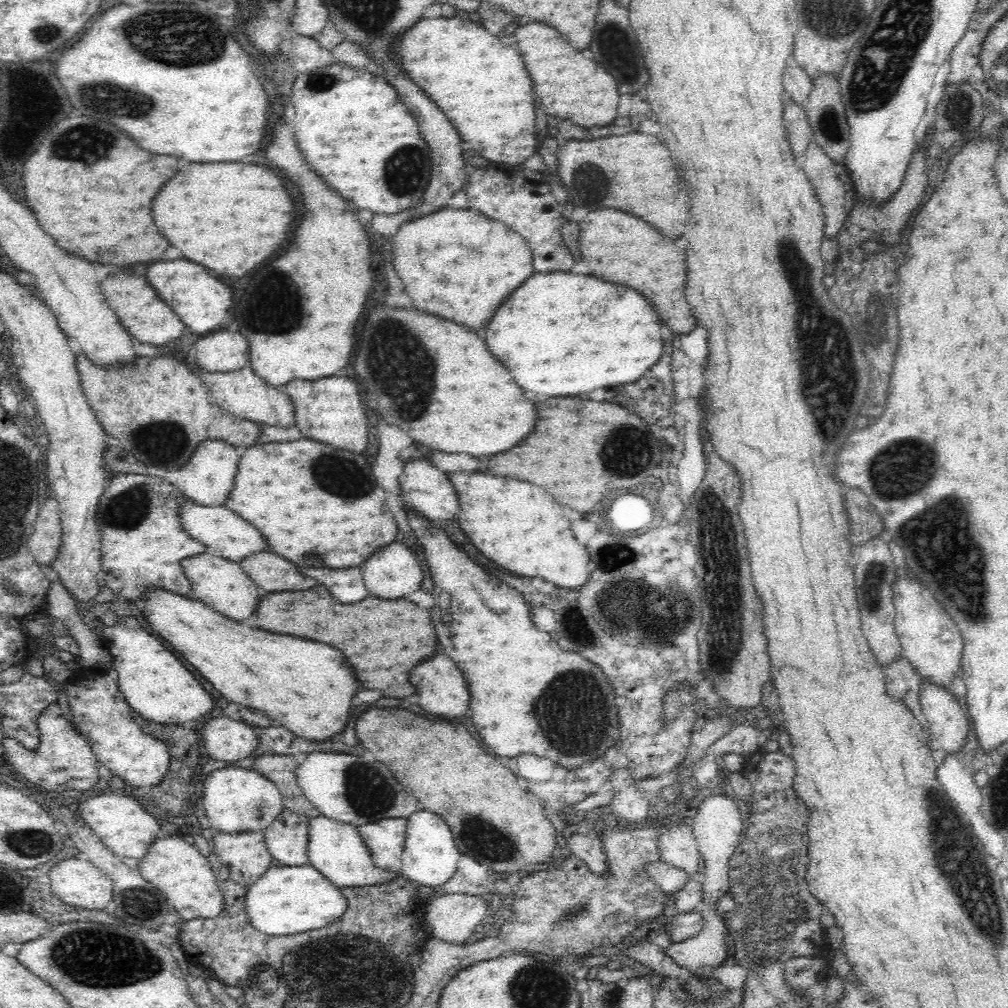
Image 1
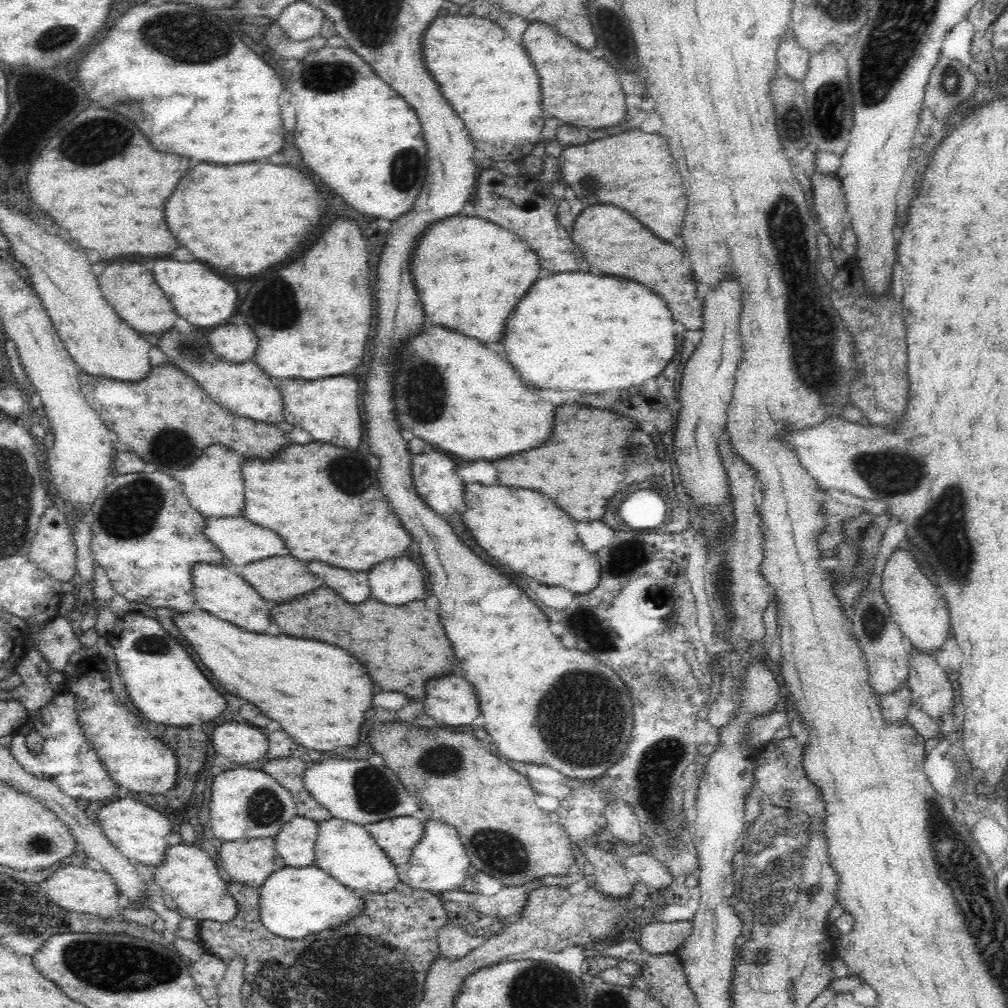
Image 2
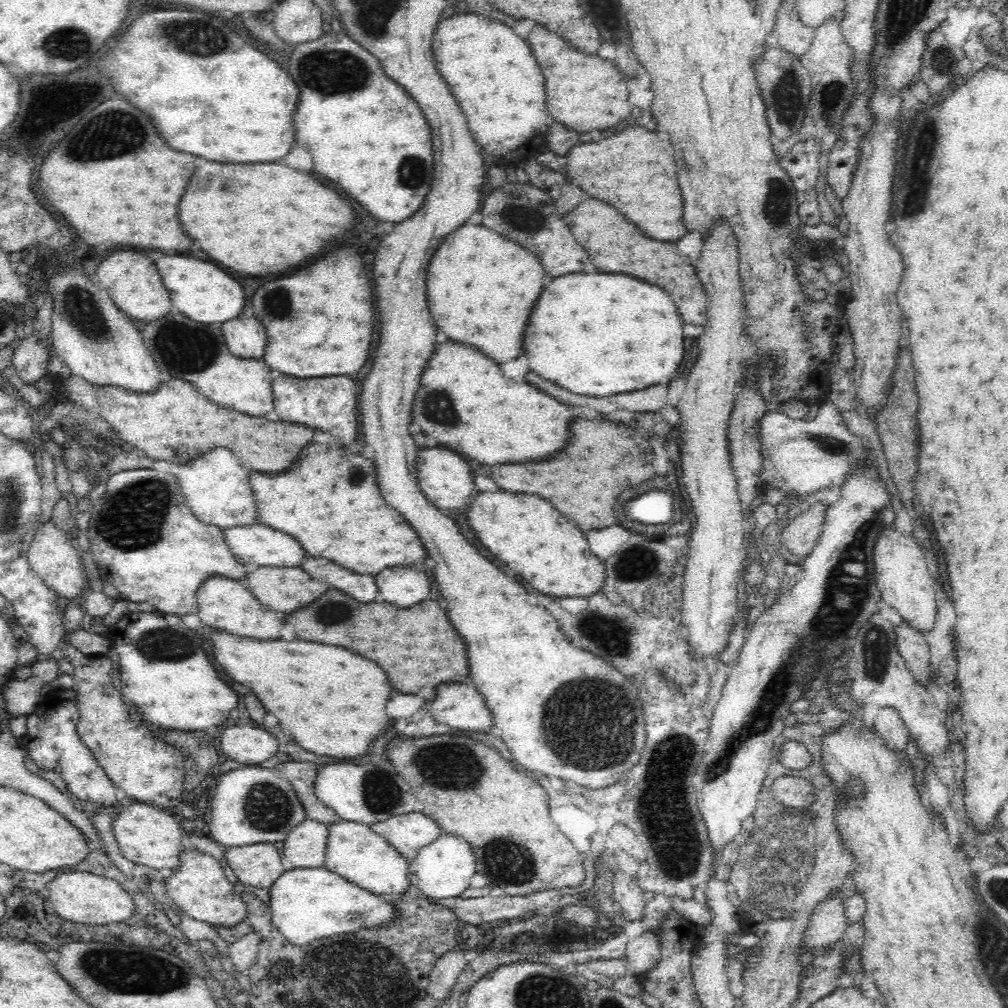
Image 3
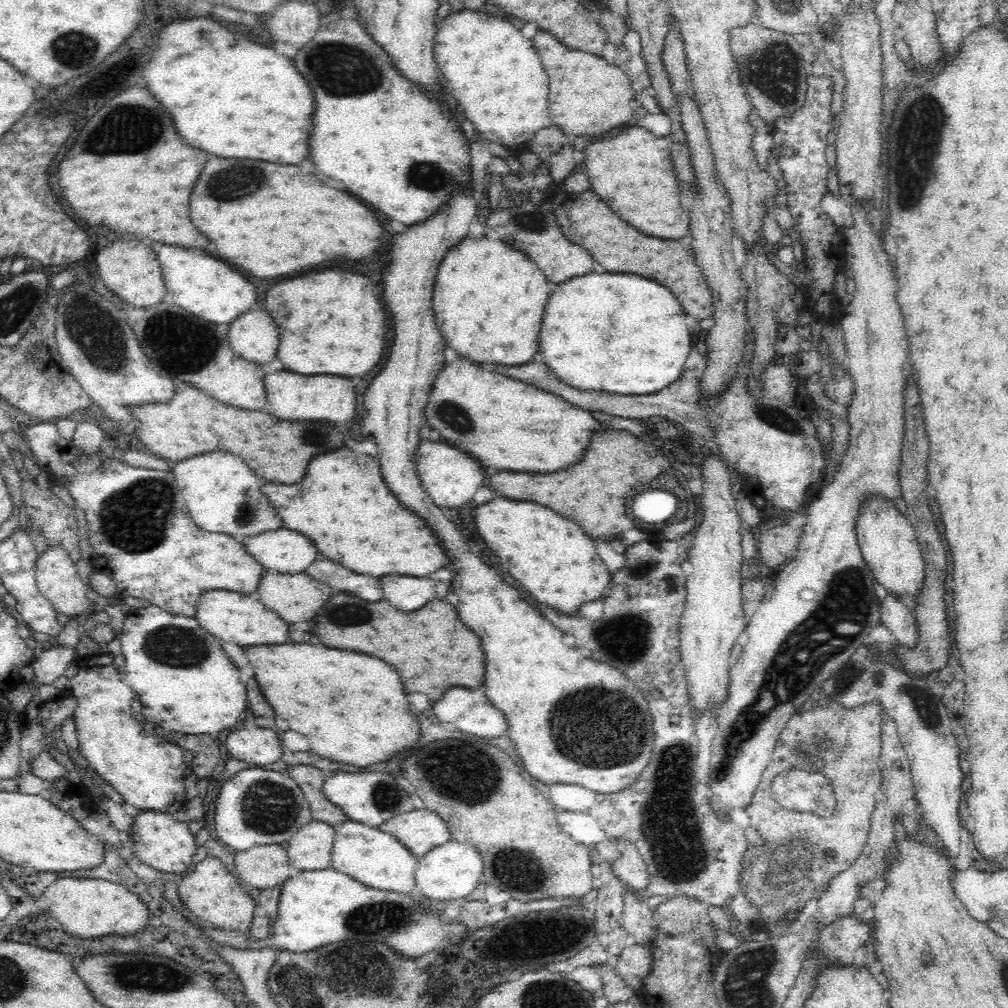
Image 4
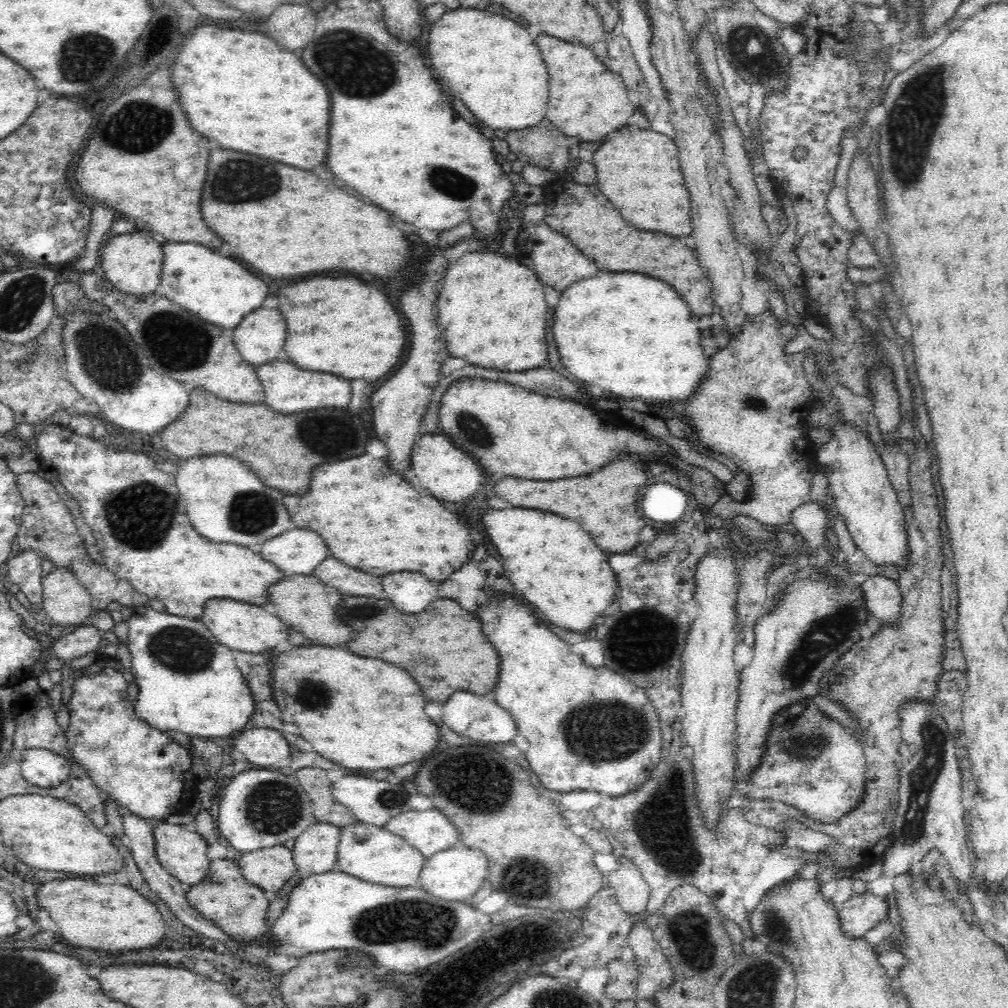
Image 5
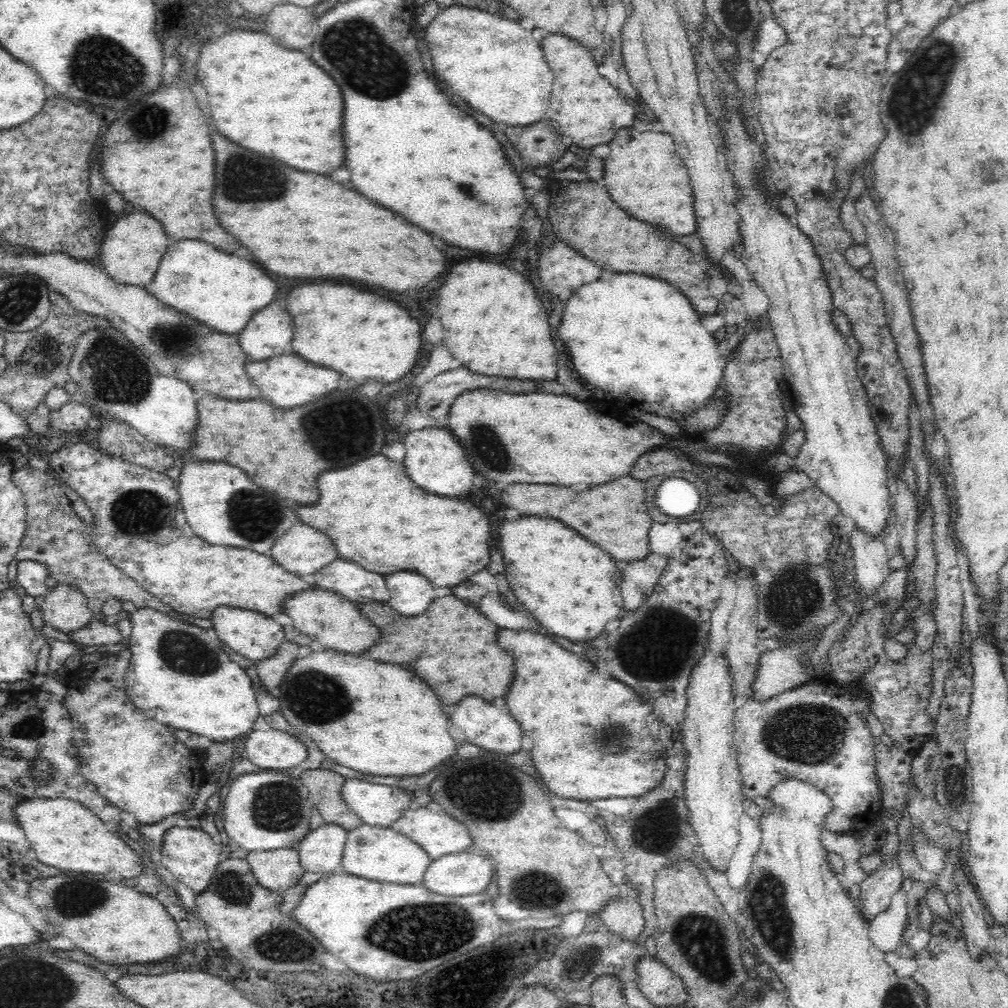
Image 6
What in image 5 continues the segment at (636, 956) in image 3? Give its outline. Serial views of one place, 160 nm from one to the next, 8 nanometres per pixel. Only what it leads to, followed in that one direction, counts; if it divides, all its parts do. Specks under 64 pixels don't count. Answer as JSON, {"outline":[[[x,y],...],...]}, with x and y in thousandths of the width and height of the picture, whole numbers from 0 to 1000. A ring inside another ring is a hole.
{"outline":[[[611,950],[602,956],[604,973],[600,982],[602,989],[607,992],[625,991],[634,973],[634,964],[630,951],[619,953]]]}

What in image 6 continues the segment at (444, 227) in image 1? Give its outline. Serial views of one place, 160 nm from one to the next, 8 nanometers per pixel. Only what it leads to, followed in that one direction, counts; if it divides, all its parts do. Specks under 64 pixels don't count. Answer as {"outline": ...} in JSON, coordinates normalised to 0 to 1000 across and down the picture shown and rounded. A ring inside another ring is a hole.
{"outline":[[[478,258],[452,262],[437,286],[435,312],[442,345],[466,369],[550,379],[554,359],[548,337],[551,330],[546,329],[544,312],[528,282],[516,270]]]}

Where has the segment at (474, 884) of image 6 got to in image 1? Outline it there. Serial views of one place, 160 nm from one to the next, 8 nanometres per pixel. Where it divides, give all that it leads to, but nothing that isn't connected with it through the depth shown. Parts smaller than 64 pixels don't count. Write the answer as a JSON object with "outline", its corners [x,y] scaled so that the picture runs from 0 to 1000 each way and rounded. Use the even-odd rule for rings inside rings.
{"outline":[[[415,804],[403,812],[403,827],[398,849],[400,869],[405,869],[419,881],[437,879],[452,865],[456,847],[450,830],[438,811],[423,804]]]}

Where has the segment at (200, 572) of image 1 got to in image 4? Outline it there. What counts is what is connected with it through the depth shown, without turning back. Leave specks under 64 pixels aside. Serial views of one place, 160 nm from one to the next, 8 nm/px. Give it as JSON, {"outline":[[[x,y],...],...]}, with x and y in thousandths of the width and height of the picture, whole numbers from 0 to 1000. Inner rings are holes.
{"outline":[[[221,583],[200,588],[192,612],[206,628],[218,632],[220,637],[231,636],[239,643],[255,639],[282,639],[287,629],[287,619],[275,607],[262,601],[254,591]]]}

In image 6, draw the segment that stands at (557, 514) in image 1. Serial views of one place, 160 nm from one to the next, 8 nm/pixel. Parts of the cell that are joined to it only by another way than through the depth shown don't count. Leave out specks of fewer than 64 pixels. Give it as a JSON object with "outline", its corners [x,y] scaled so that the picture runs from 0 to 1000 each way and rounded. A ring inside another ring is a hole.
{"outline":[[[518,512],[510,518],[498,516],[496,518],[496,544],[502,560],[502,573],[528,611],[548,629],[563,633],[567,637],[581,637],[597,629],[599,619],[609,615],[617,603],[615,591],[615,569],[611,558],[595,544],[585,540],[579,532],[562,524],[556,516],[548,514],[534,514],[534,512]]]}

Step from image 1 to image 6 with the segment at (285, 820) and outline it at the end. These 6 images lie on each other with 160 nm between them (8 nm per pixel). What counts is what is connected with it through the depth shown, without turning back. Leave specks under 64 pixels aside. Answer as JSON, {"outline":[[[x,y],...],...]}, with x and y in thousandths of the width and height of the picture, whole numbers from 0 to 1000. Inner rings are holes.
{"outline":[[[320,817],[302,829],[295,842],[302,865],[313,865],[313,867],[320,867],[321,869],[336,865],[344,825],[336,817]]]}

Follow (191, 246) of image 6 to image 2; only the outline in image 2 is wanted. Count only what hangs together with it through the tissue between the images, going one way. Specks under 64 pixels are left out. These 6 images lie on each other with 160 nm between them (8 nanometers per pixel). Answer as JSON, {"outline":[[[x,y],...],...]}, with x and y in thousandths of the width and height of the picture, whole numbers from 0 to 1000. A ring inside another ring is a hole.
{"outline":[[[159,258],[153,262],[153,277],[163,289],[165,296],[171,294],[169,298],[171,298],[171,302],[175,302],[173,308],[177,313],[181,313],[179,317],[183,317],[183,319],[188,319],[188,321],[198,323],[198,325],[206,325],[206,323],[224,321],[224,317],[232,310],[234,294],[236,294],[234,288],[226,280],[216,276],[214,272],[202,268],[200,262],[196,262],[196,260]]]}

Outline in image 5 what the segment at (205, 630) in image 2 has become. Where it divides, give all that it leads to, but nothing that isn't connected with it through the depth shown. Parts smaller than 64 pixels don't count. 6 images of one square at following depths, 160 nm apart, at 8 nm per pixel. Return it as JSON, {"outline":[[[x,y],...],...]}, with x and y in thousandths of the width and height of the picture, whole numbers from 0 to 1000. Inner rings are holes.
{"outline":[[[296,641],[280,649],[270,649],[264,658],[268,662],[270,690],[280,704],[280,712],[286,712],[282,716],[294,718],[302,734],[310,738],[312,746],[331,758],[349,764],[383,764],[421,752],[435,738],[435,722],[421,708],[421,692],[415,679],[391,659],[371,653],[357,653],[343,645],[339,645],[333,653],[327,651],[327,643],[319,641]]]}

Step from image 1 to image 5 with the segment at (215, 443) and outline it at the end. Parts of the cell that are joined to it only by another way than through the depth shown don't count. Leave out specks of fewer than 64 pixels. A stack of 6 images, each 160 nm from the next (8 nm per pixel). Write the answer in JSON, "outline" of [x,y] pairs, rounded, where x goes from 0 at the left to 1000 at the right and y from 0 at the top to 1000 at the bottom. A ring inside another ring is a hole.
{"outline":[[[212,450],[179,456],[173,474],[183,495],[187,516],[196,530],[210,538],[254,545],[264,536],[293,523],[280,500],[280,488],[262,482],[242,458],[230,452]]]}

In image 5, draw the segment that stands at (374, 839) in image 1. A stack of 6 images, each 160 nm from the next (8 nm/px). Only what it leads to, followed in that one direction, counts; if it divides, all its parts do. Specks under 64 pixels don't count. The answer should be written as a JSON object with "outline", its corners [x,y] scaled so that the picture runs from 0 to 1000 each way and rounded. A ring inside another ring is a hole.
{"outline":[[[407,803],[388,812],[380,820],[392,828],[399,829],[405,837],[419,846],[422,852],[438,843],[448,841],[455,835],[452,820],[435,804]]]}

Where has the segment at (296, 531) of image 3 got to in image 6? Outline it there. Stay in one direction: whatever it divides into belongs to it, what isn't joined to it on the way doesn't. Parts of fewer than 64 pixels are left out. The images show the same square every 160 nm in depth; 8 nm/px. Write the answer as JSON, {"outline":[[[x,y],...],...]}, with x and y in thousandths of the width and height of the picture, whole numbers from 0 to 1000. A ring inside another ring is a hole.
{"outline":[[[367,452],[355,460],[321,468],[315,472],[317,496],[310,502],[296,502],[294,510],[302,519],[317,528],[323,528],[339,554],[355,558],[365,567],[389,569],[395,565],[415,567],[423,571],[431,581],[452,581],[456,575],[464,573],[468,567],[478,565],[484,560],[486,546],[486,518],[470,504],[466,498],[444,496],[423,486],[417,486],[403,470],[401,462],[383,456],[381,452]]]}

